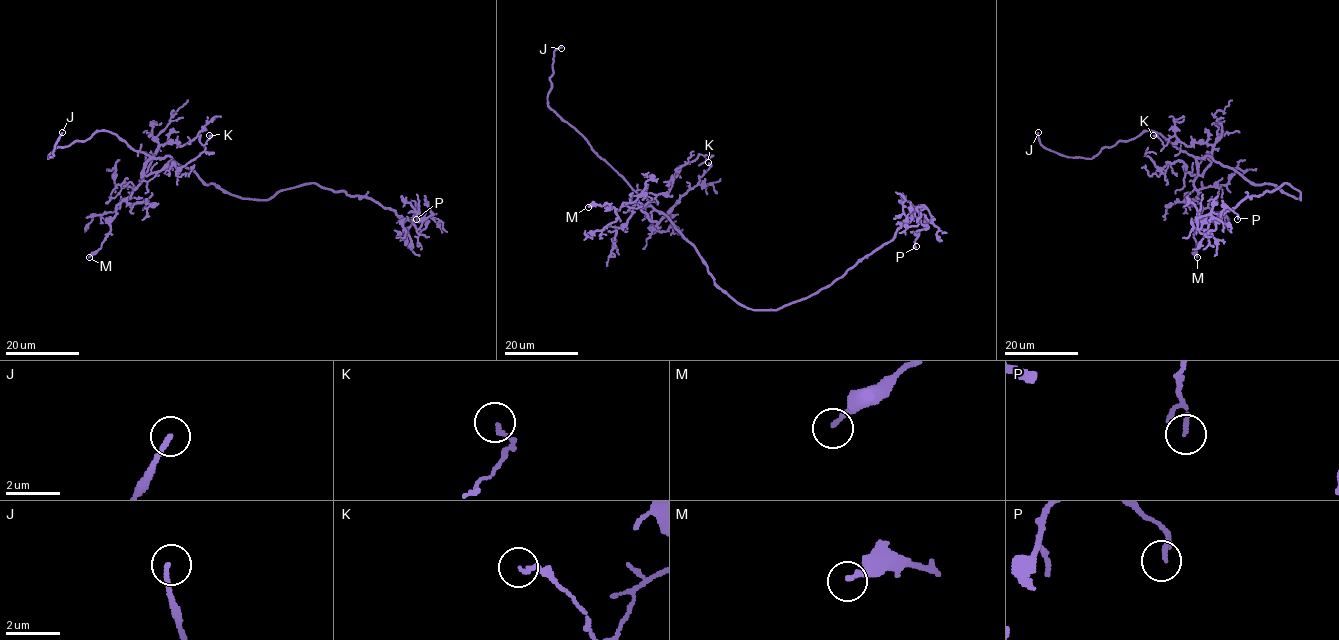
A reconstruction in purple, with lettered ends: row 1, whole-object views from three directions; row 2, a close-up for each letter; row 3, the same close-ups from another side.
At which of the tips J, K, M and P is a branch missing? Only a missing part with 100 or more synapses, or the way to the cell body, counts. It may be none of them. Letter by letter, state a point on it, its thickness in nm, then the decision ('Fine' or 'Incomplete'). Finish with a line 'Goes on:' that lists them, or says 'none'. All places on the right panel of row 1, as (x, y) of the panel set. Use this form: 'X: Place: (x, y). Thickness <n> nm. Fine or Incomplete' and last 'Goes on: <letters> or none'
J: Place: (1038, 132). Thickness 160 nm. Incomplete
K: Place: (1153, 135). Thickness 140 nm. Fine
M: Place: (1197, 257). Thickness 200 nm. Fine
P: Place: (1237, 219). Thickness 90 nm. Fine
Goes on: J

